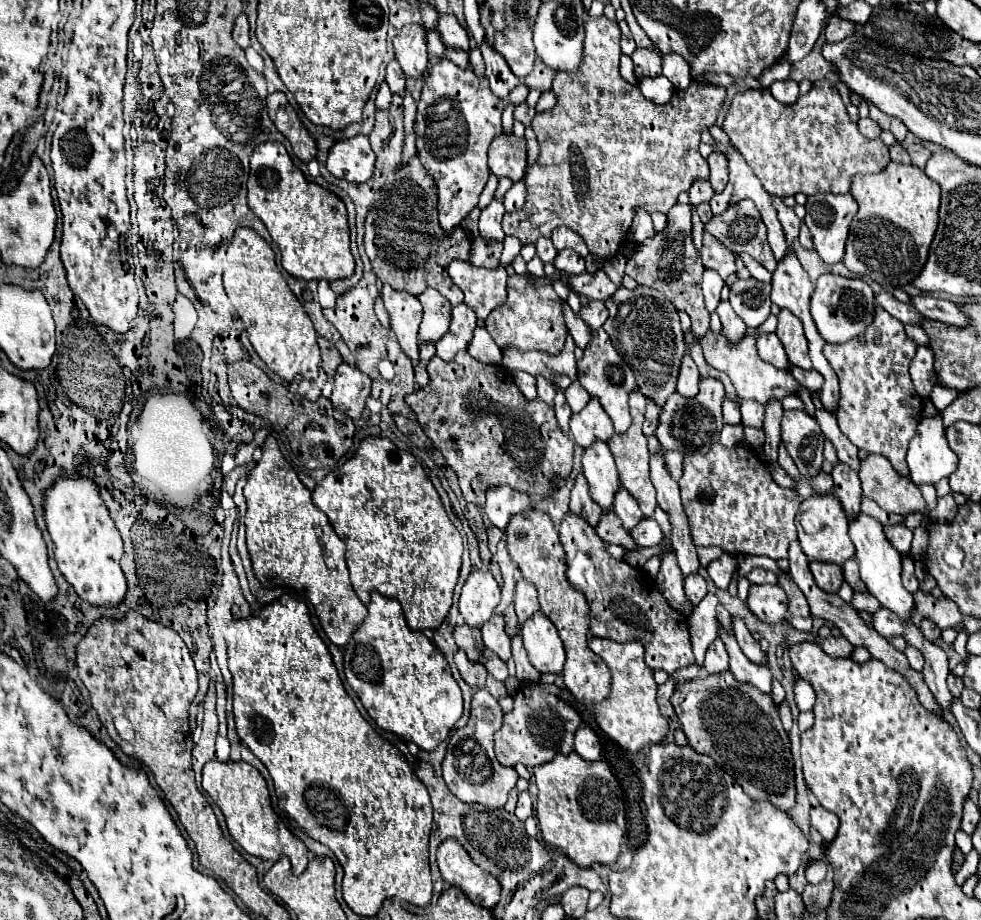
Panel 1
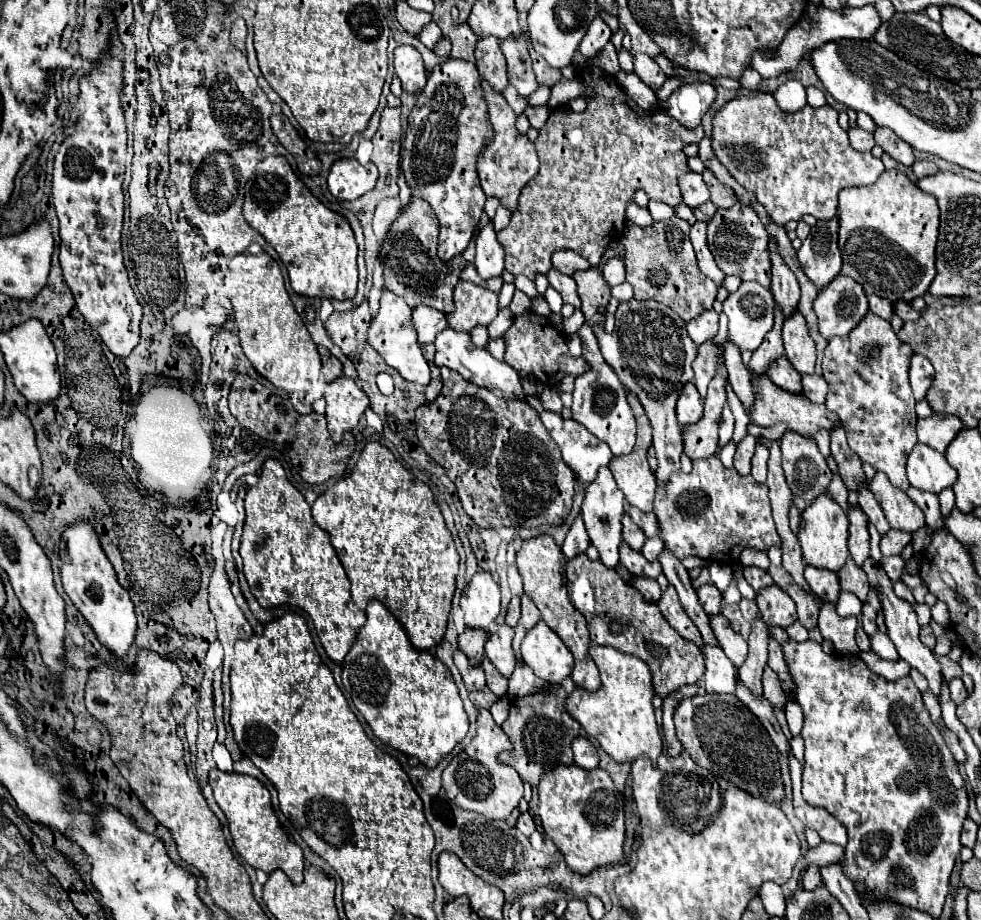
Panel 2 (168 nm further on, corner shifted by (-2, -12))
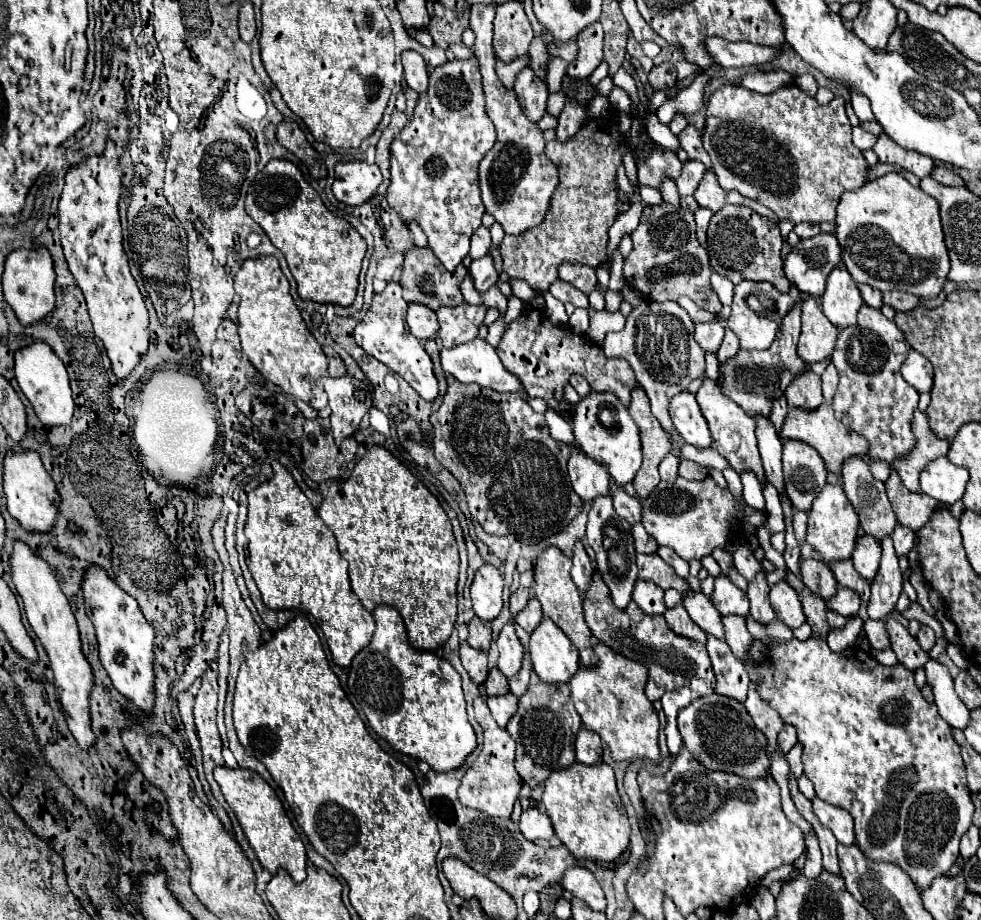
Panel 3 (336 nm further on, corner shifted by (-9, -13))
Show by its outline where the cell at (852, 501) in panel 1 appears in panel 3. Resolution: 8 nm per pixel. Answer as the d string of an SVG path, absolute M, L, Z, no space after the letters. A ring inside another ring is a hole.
M862 535L858 541L856 541L856 549L852 553L852 561L854 561L854 567L856 571L872 581L874 575L878 573L878 563L880 563L880 543L876 539L872 539L872 535Z

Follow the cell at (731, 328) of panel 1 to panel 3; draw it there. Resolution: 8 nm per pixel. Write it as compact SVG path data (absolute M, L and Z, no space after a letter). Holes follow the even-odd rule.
M756 415L756 439L758 439L758 449L762 455L764 471L770 483L778 487L778 491L784 489L782 481L782 441L772 425L770 419L764 419L764 415Z

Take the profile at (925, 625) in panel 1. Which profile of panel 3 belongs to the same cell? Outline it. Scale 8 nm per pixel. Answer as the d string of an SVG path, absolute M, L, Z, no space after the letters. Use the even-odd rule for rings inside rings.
M926 625L920 627L916 639L918 639L918 643L920 643L920 647L922 647L924 651L930 651L930 649L934 647L934 643L936 643L936 635L934 635L934 631L932 631L930 627L926 627Z

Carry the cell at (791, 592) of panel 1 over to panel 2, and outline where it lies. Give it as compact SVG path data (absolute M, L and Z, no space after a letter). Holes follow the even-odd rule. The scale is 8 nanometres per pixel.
M769 566L767 570L771 574L771 578L775 580L777 586L781 586L797 604L797 614L799 614L799 622L811 630L817 626L817 612L819 612L819 602L801 586L797 586L793 582L793 578L789 578L789 574L785 574L783 566Z

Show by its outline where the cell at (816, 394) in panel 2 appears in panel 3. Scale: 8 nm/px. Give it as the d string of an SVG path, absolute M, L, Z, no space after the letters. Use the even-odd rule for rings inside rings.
M830 363L826 367L826 371L822 373L822 393L824 393L824 401L826 403L832 403L832 397L836 393L836 387L838 387L838 373L836 373L834 365Z

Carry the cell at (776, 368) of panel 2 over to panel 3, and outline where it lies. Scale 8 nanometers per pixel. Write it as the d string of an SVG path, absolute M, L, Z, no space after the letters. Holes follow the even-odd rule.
M810 369L804 371L804 375L798 375L788 391L784 391L784 397L788 405L800 407L800 409L816 409L824 399L820 391L820 377L812 373Z

